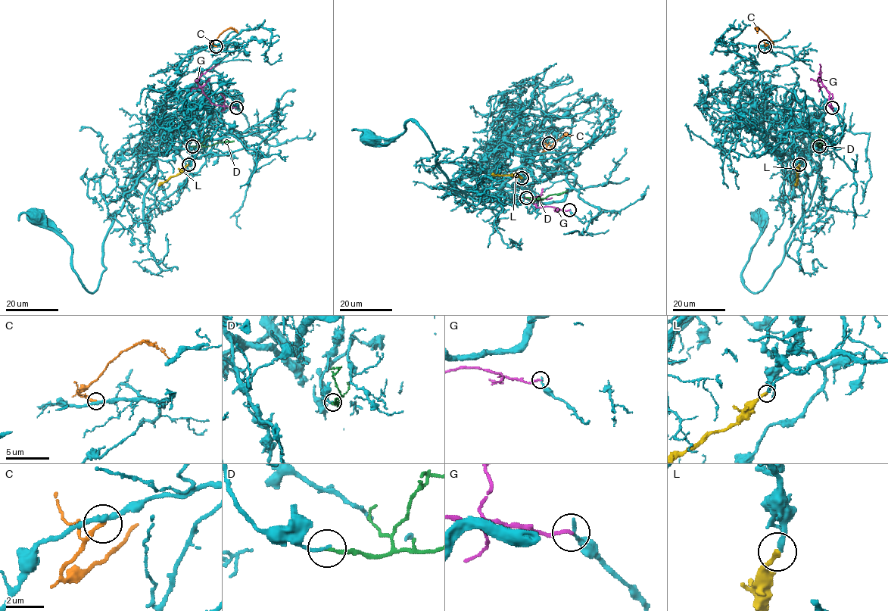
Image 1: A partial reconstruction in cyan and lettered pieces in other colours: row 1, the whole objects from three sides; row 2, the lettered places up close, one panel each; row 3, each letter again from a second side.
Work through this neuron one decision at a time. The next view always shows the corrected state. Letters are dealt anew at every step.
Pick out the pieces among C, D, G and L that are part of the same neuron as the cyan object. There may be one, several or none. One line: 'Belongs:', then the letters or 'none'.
Belongs: L

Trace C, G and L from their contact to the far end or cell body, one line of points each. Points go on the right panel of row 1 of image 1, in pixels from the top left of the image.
C: (765, 46), (771, 42), (771, 39), (757, 28), (757, 32)
G: (832, 107), (828, 104), (830, 93), (819, 74), (819, 63)
L: (799, 164), (796, 185)

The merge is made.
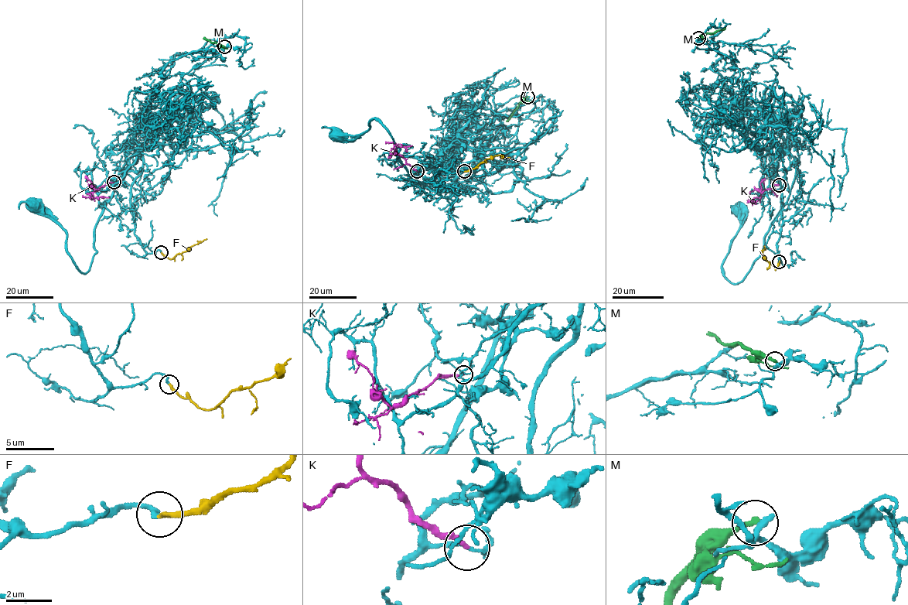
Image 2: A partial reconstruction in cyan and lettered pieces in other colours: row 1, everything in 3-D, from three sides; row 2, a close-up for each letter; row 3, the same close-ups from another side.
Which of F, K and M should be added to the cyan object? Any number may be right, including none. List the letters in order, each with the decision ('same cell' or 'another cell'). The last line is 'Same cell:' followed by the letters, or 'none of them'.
F: same cell
K: another cell
M: another cell
Same cell: F

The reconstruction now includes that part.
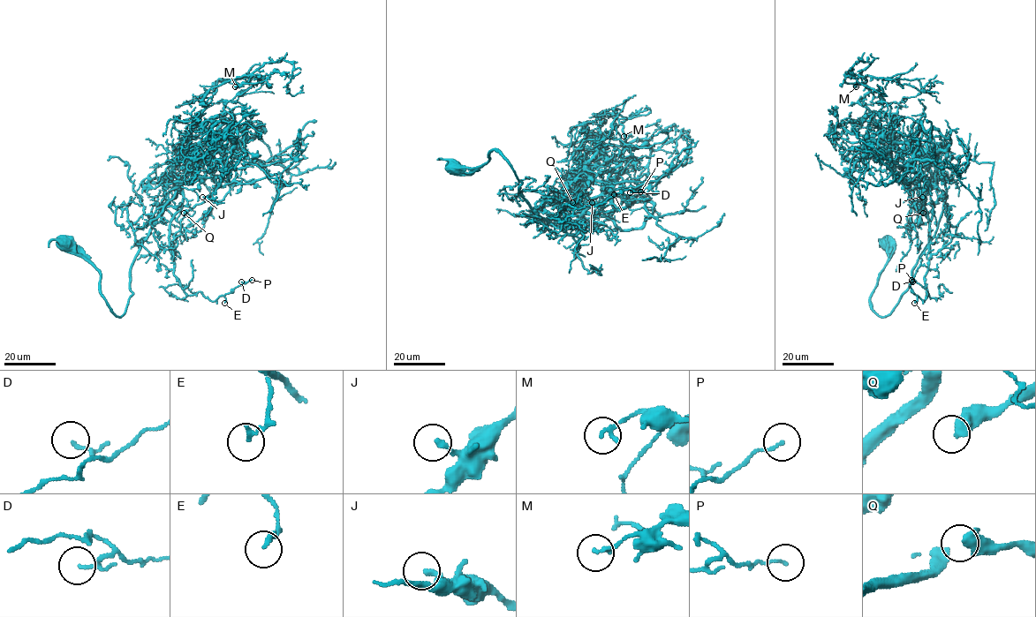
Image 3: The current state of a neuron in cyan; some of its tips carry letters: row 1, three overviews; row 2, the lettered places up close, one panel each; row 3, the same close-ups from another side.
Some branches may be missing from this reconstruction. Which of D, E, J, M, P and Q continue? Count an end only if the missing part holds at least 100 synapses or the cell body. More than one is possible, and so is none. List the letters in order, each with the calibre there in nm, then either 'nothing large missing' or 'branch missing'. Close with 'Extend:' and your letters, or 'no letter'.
D: 90 nm thick; nothing large missing
E: 190 nm thick; nothing large missing
J: 200 nm thick; nothing large missing
M: 180 nm thick; branch missing
P: 100 nm thick; nothing large missing
Q: 550 nm thick; nothing large missing
Extend: M

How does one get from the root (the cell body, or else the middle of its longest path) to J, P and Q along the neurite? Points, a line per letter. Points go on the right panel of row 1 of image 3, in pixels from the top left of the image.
J: (887, 240), (888, 261), (870, 297), (881, 317), (909, 287), (942, 214), (942, 169), (915, 157), (922, 197)
P: (887, 240), (870, 297), (881, 317), (937, 228), (940, 167), (933, 184), (918, 177), (924, 301), (911, 280)
Q: (887, 240), (870, 297), (881, 317), (909, 287), (942, 214), (942, 169), (915, 157), (923, 213)

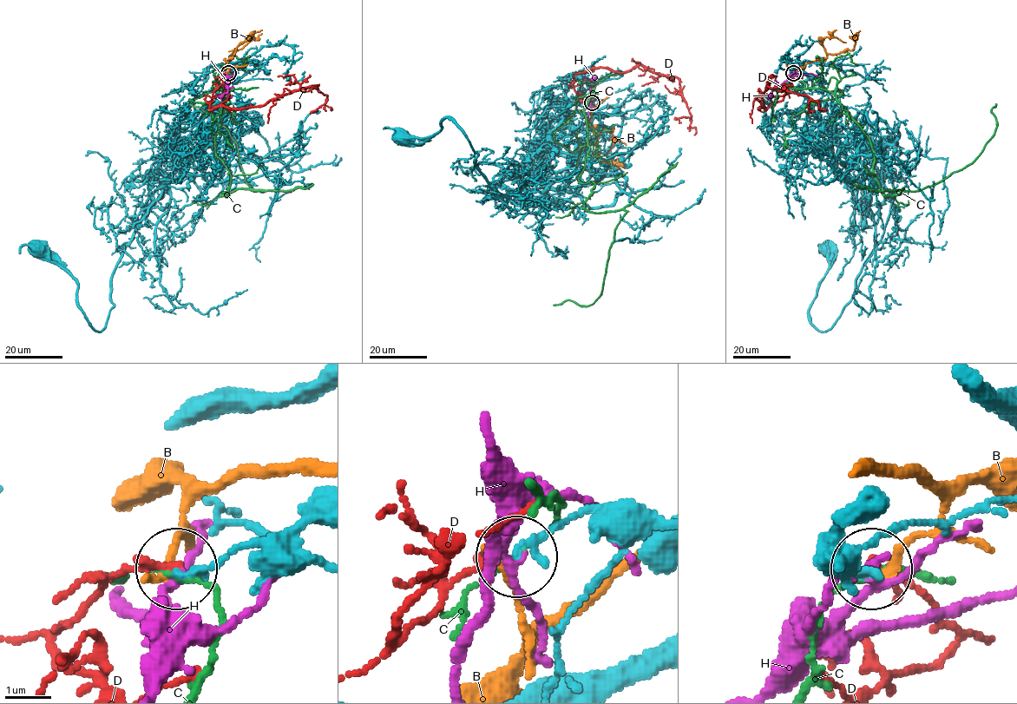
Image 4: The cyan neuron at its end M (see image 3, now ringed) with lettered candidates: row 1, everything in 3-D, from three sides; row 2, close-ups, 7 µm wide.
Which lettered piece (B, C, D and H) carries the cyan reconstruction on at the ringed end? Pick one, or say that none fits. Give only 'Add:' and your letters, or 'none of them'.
Add: D

